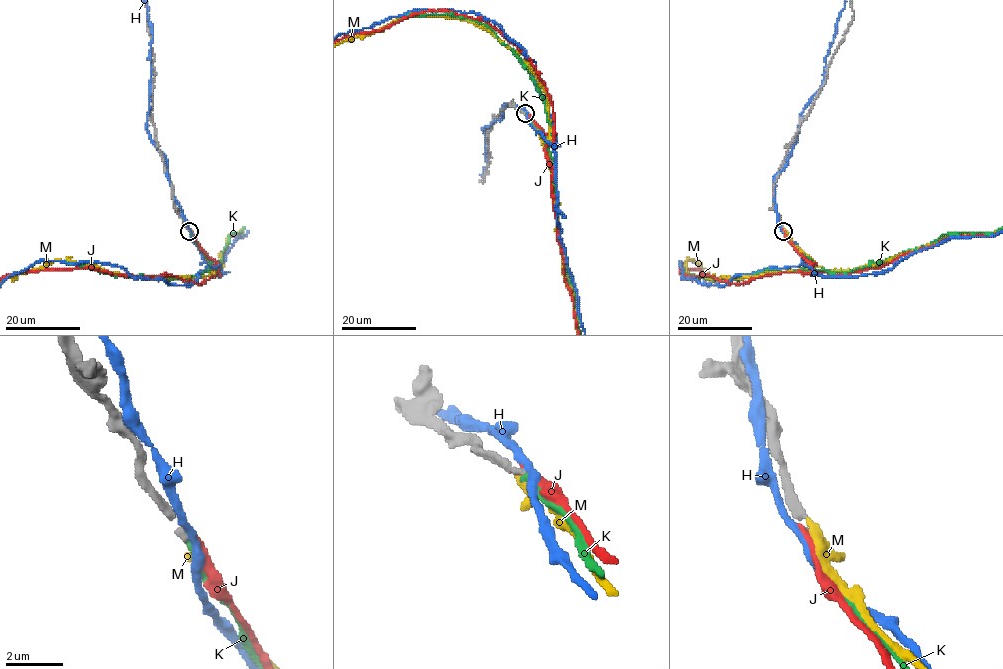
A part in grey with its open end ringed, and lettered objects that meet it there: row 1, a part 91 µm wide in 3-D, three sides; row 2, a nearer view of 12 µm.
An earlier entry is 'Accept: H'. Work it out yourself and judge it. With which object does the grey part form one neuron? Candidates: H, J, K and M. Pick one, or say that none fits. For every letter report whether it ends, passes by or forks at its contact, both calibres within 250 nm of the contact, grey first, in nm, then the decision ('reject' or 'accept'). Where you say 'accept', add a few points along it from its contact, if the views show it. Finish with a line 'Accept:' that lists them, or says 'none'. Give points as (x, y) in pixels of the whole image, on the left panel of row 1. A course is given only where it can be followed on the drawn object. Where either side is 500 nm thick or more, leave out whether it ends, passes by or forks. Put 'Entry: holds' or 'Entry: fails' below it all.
H: it passes by; 220 nm thick on the grey side, 240 nm on the other; reject
J: it ends there; 240 nm thick on the grey side, 220 nm on the other; reject
K: it ends there; 180 nm thick on the grey side, 220 nm on the other; accept
M: it ends there; 220 nm thick on the grey side, 440 nm on the other; reject
Accept: K
Entry: fails

